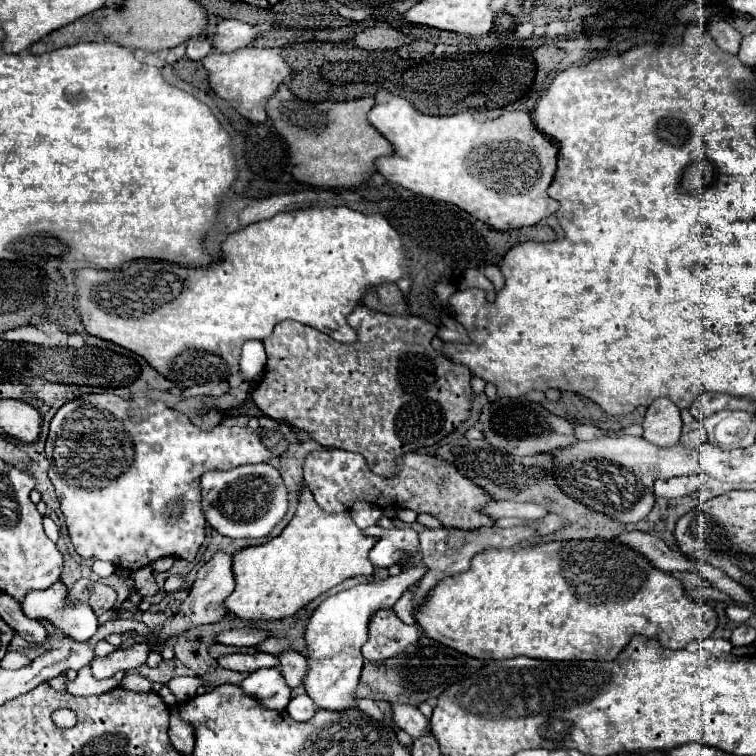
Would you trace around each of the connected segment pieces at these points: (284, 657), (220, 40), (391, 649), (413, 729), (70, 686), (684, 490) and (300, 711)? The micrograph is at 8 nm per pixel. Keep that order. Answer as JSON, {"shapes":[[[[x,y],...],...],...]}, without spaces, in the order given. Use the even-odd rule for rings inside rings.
{"shapes":[[[[295,650],[279,652],[277,658],[279,658],[279,672],[283,674],[287,686],[291,686],[291,688],[301,686],[305,672],[307,672],[307,658]]],[[[221,20],[213,34],[213,48],[223,54],[233,52],[233,50],[245,48],[245,46],[251,46],[251,42],[257,34],[259,34],[259,30],[251,24],[245,24],[239,20]]],[[[377,610],[369,620],[369,638],[361,652],[365,660],[381,662],[397,656],[419,640],[417,626],[403,624],[393,610]]],[[[395,704],[393,706],[393,718],[395,724],[405,730],[413,740],[421,738],[425,734],[431,732],[429,728],[429,720],[419,712],[419,708],[415,706],[407,706],[407,704]]],[[[85,664],[79,672],[77,672],[77,678],[75,680],[69,680],[65,678],[65,688],[69,694],[77,694],[77,696],[91,696],[91,694],[103,694],[111,688],[115,688],[117,682],[115,678],[109,678],[109,680],[95,680],[93,674],[91,674],[91,666]]],[[[695,474],[675,476],[669,480],[655,480],[655,496],[661,496],[661,498],[687,496],[693,490],[697,490],[697,486],[699,486],[699,478]]],[[[307,694],[295,696],[295,698],[289,702],[289,706],[287,706],[287,712],[289,712],[291,718],[297,720],[297,722],[309,720],[309,718],[315,714],[315,710],[317,710],[317,708],[315,708],[313,700],[311,700]]]]}

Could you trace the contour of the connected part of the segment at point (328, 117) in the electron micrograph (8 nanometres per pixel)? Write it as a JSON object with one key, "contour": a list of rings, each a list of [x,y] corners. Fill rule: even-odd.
{"contour":[[[281,84],[267,102],[265,110],[273,128],[289,146],[291,176],[309,186],[351,188],[359,186],[371,172],[375,172],[375,160],[379,156],[393,154],[393,148],[365,120],[373,104],[373,98],[347,102],[305,102]]]}

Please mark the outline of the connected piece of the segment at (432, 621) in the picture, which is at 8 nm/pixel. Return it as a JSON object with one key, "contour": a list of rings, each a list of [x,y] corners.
{"contour":[[[603,538],[547,542],[517,550],[489,548],[471,560],[467,572],[441,580],[419,604],[415,620],[427,638],[481,660],[527,656],[550,661],[613,661],[633,634],[655,638],[663,648],[679,650],[693,640],[709,638],[717,626],[715,610],[689,600],[679,580],[653,568],[635,550]]]}

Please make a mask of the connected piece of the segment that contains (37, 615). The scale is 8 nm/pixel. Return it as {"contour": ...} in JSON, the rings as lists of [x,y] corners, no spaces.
{"contour":[[[59,580],[47,590],[31,590],[19,602],[27,618],[45,620],[59,628],[63,636],[73,640],[89,640],[97,628],[97,616],[91,608],[81,608],[79,602],[67,602],[67,586]]]}

